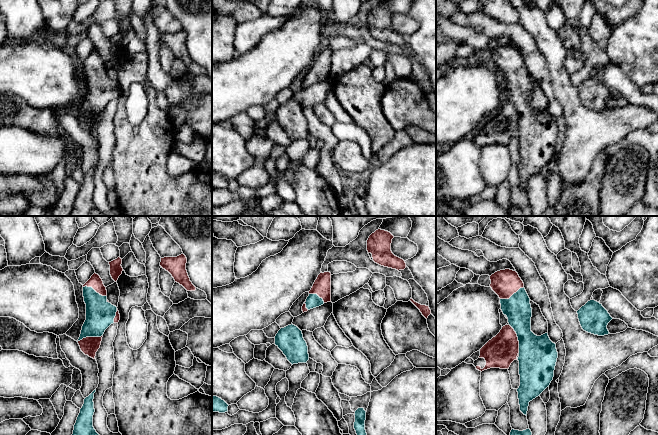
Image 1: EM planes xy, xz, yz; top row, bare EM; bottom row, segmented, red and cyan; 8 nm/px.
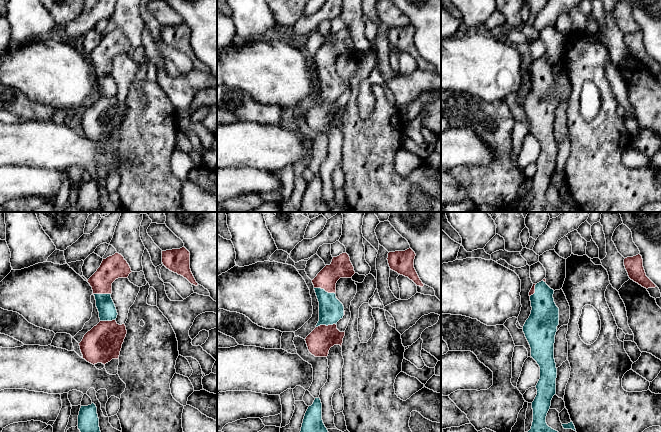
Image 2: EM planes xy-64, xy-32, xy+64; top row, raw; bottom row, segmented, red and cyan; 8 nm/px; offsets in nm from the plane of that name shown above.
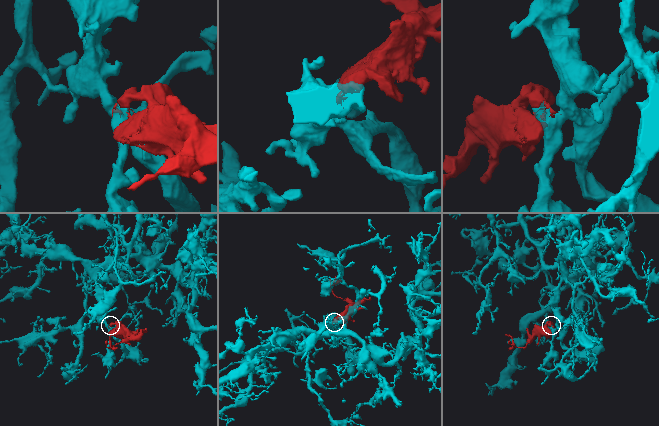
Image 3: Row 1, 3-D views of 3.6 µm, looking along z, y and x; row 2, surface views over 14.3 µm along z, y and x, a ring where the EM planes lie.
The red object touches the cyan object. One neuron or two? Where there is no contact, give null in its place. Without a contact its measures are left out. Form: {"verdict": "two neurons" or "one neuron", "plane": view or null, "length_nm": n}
{"verdict": "one neuron", "plane": "yz", "length_nm": 240}

